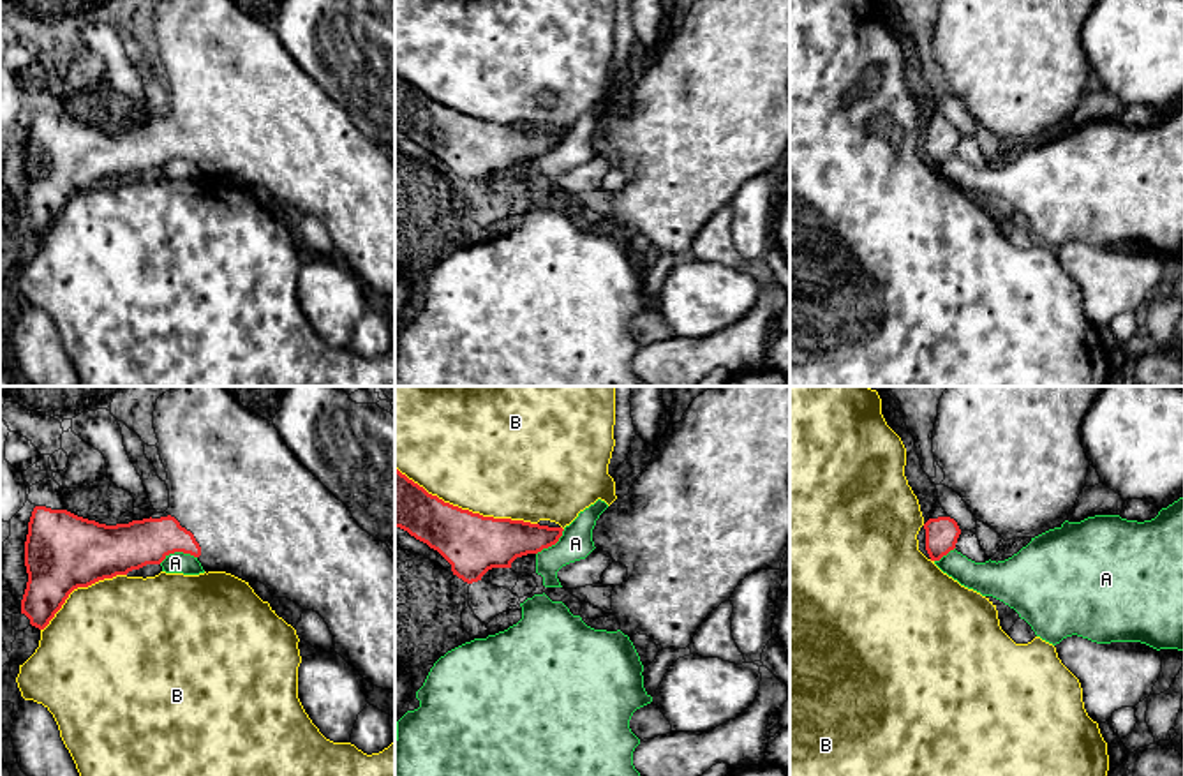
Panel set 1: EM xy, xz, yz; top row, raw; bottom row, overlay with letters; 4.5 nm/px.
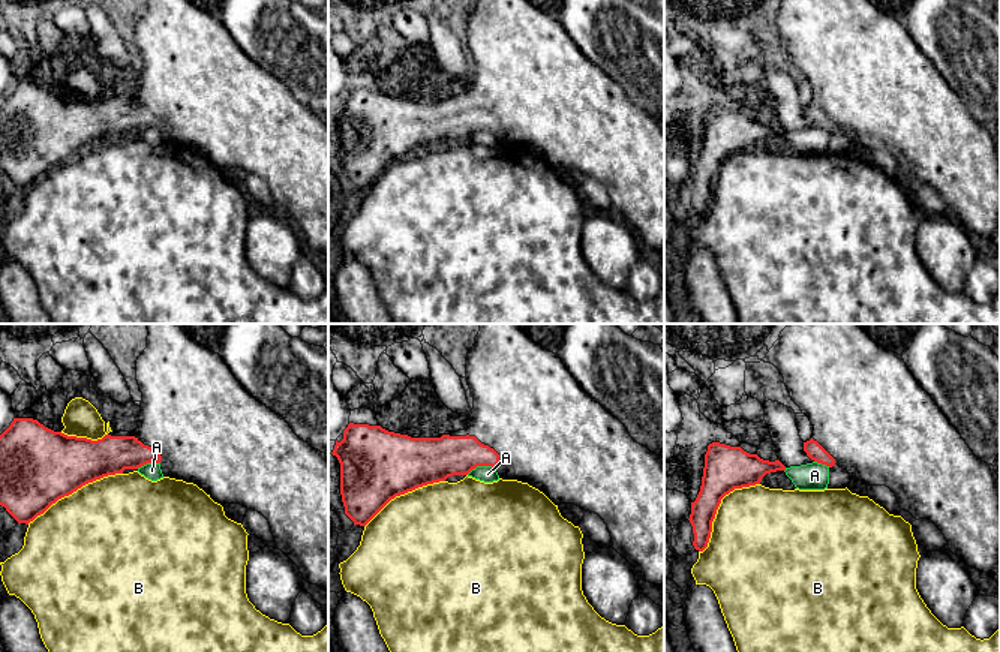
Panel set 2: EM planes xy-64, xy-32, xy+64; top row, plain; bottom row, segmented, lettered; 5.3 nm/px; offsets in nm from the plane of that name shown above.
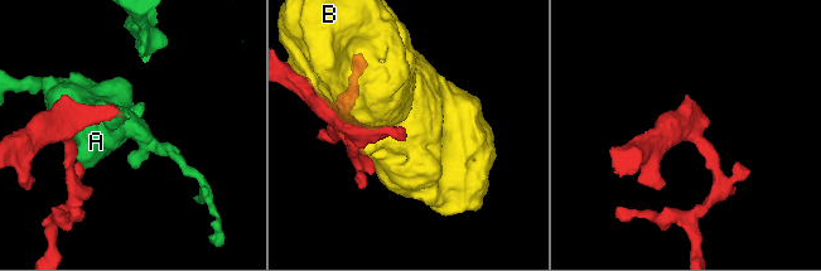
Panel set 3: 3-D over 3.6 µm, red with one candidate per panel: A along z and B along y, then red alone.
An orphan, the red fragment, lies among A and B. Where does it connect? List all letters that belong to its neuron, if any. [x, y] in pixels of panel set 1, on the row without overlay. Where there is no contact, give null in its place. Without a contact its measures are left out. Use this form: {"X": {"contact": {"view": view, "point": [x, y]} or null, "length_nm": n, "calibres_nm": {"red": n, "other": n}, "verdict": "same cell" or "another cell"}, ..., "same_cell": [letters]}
{"A": {"contact": {"view": "xy", "point": [177, 156]}, "length_nm": 180, "calibres_nm": {"red": 220, "other": 100}, "verdict": "another cell"}, "B": {"contact": {"view": "xz", "point": [466, 115]}, "length_nm": 700, "calibres_nm": {"red": 280, "other": 500}, "verdict": "another cell"}, "same_cell": []}

